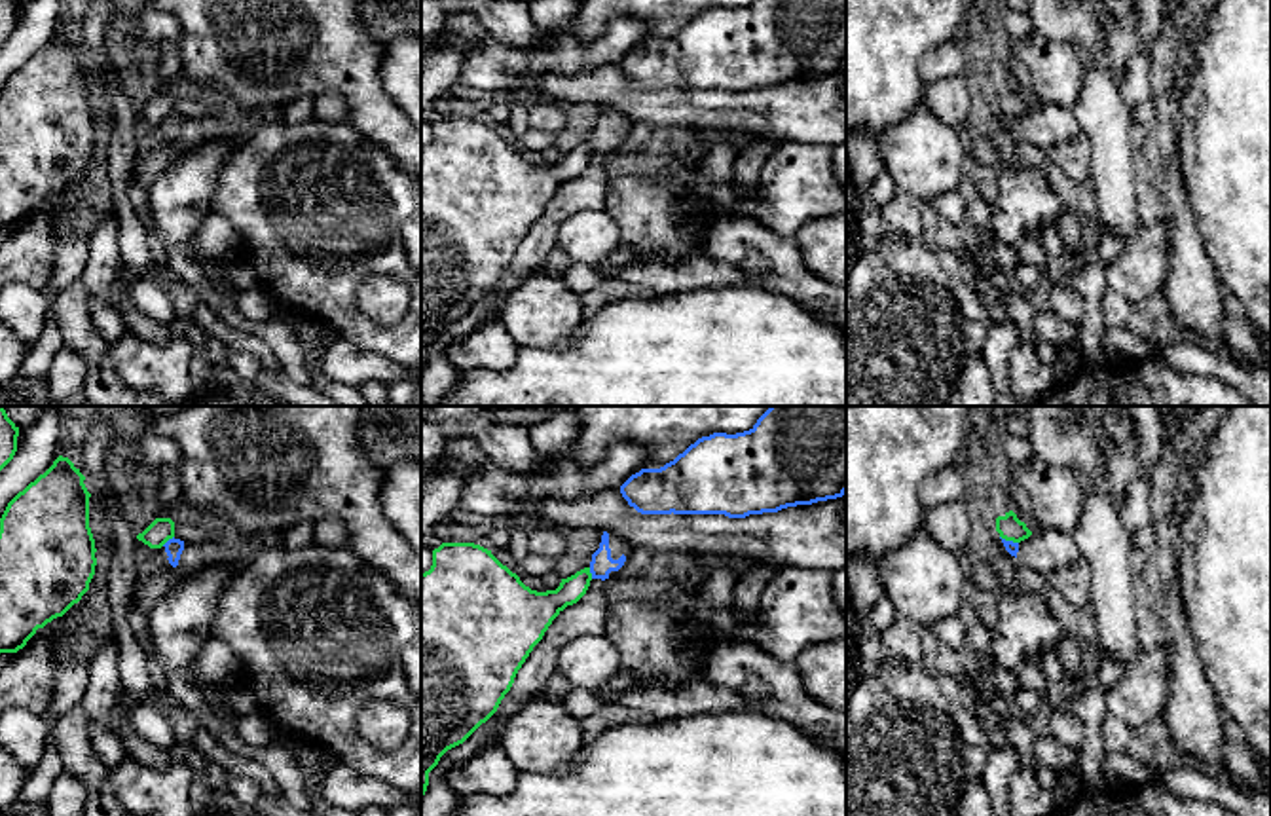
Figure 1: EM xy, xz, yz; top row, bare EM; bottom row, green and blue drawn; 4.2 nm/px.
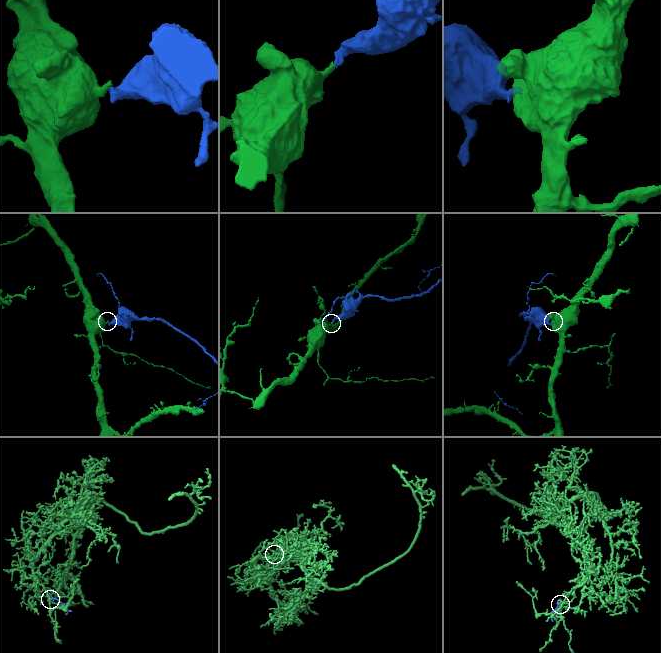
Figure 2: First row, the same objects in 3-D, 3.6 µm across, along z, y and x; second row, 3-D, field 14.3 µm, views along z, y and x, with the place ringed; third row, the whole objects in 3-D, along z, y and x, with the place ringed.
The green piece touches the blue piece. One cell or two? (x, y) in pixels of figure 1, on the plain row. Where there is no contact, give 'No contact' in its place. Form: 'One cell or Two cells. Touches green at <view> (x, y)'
Two cells. Touches green at xy (167, 114)

